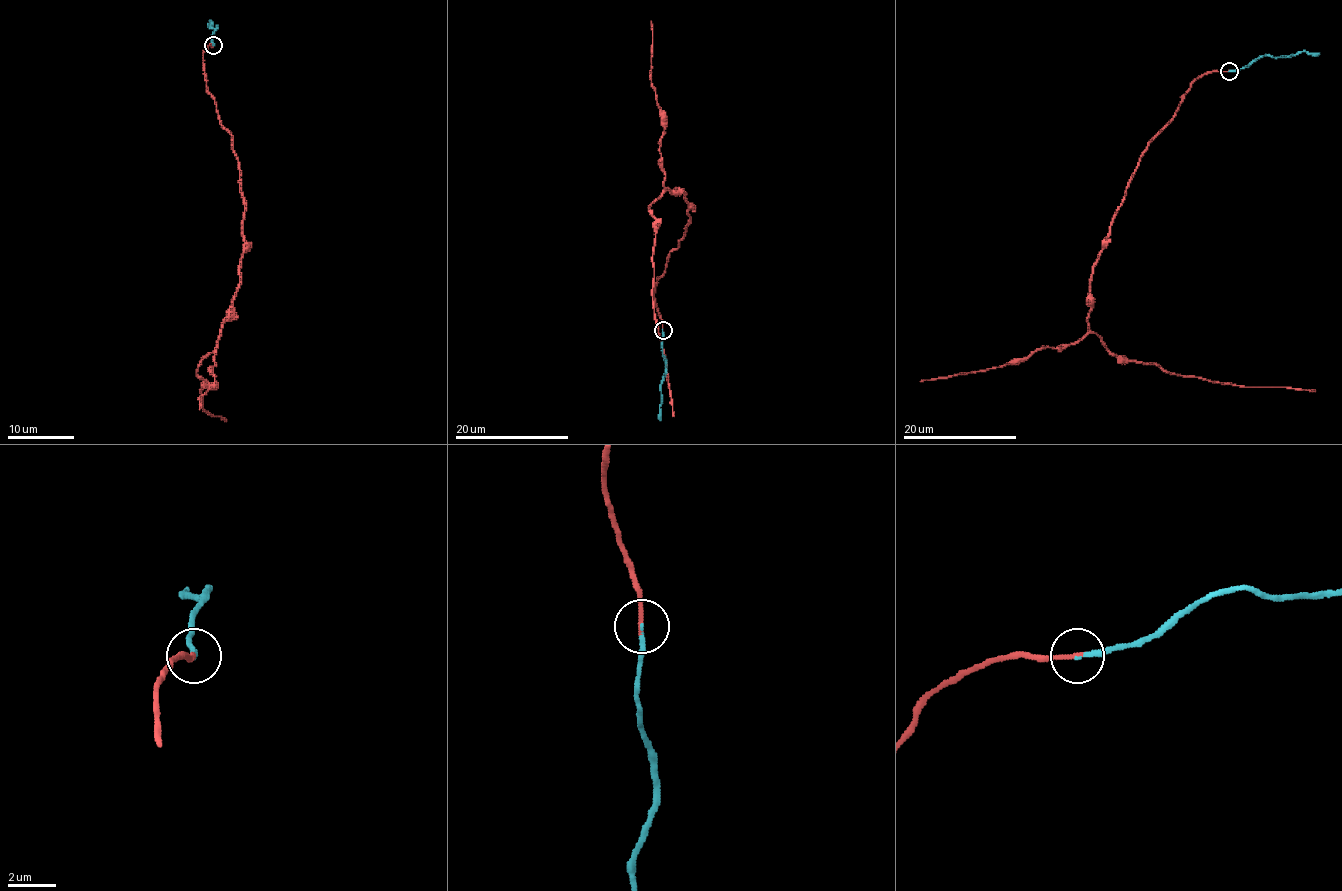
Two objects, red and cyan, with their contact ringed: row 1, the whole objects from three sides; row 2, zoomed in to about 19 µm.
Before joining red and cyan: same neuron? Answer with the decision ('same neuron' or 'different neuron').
same neuron

